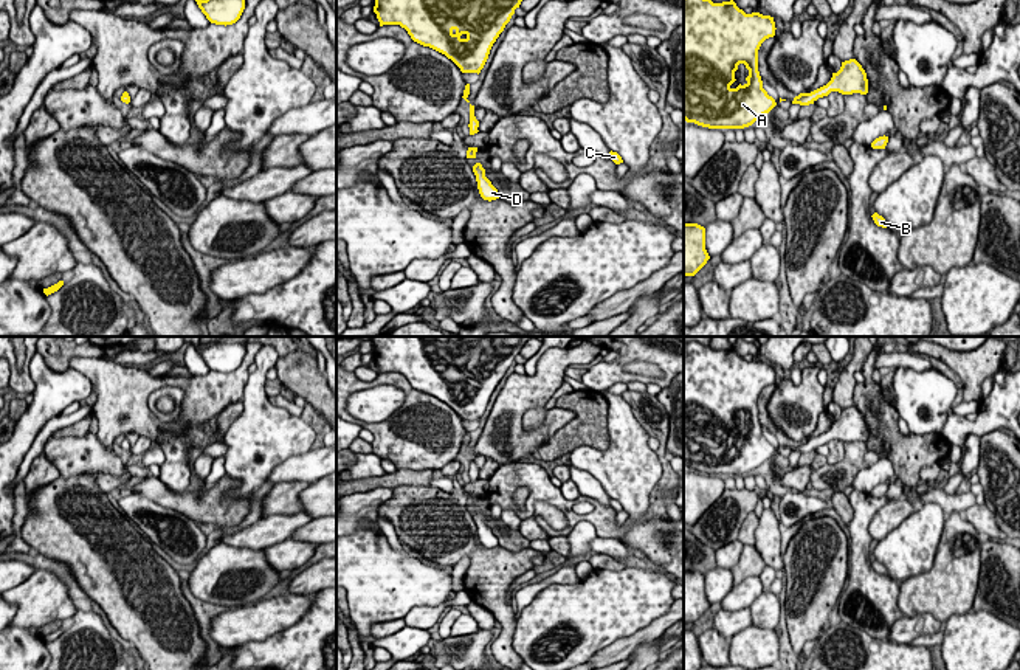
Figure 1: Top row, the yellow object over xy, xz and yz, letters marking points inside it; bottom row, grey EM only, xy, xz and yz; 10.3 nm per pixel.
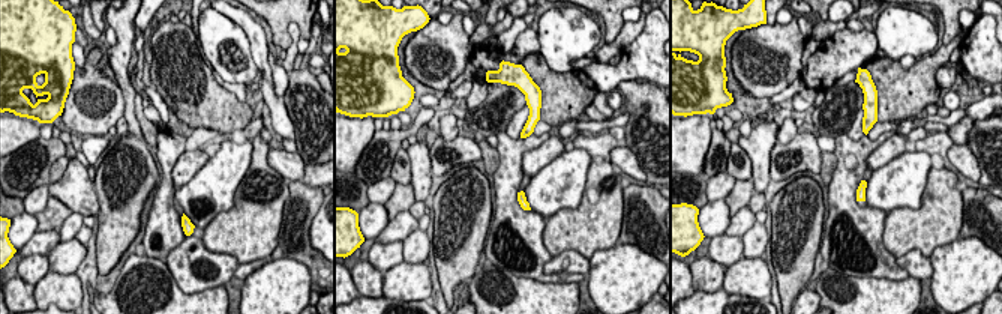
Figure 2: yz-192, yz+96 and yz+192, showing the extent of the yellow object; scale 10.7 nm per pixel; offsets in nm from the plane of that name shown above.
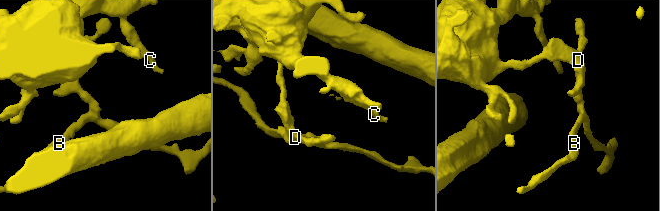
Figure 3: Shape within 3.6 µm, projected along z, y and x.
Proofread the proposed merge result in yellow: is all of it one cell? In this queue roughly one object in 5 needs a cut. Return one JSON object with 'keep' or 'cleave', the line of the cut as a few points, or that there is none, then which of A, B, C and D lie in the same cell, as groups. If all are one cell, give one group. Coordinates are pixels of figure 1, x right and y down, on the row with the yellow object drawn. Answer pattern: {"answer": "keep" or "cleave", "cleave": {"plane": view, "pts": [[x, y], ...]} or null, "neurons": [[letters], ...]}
{"answer": "keep", "cleave": null, "neurons": [["A", "B", "C", "D"]]}

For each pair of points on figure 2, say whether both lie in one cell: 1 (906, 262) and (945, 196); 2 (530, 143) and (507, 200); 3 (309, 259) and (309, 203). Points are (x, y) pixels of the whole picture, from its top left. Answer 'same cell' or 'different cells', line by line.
1: different cells
2: same cell
3: same cell

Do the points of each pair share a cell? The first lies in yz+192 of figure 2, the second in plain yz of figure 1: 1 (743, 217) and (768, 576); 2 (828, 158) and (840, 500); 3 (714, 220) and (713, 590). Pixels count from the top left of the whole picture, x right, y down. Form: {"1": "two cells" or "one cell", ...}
{"1": "two cells", "2": "one cell", "3": "one cell"}

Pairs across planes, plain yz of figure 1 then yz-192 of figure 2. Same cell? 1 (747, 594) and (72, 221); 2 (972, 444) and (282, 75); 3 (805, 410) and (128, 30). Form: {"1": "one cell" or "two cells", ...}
{"1": "two cells", "2": "one cell", "3": "one cell"}

